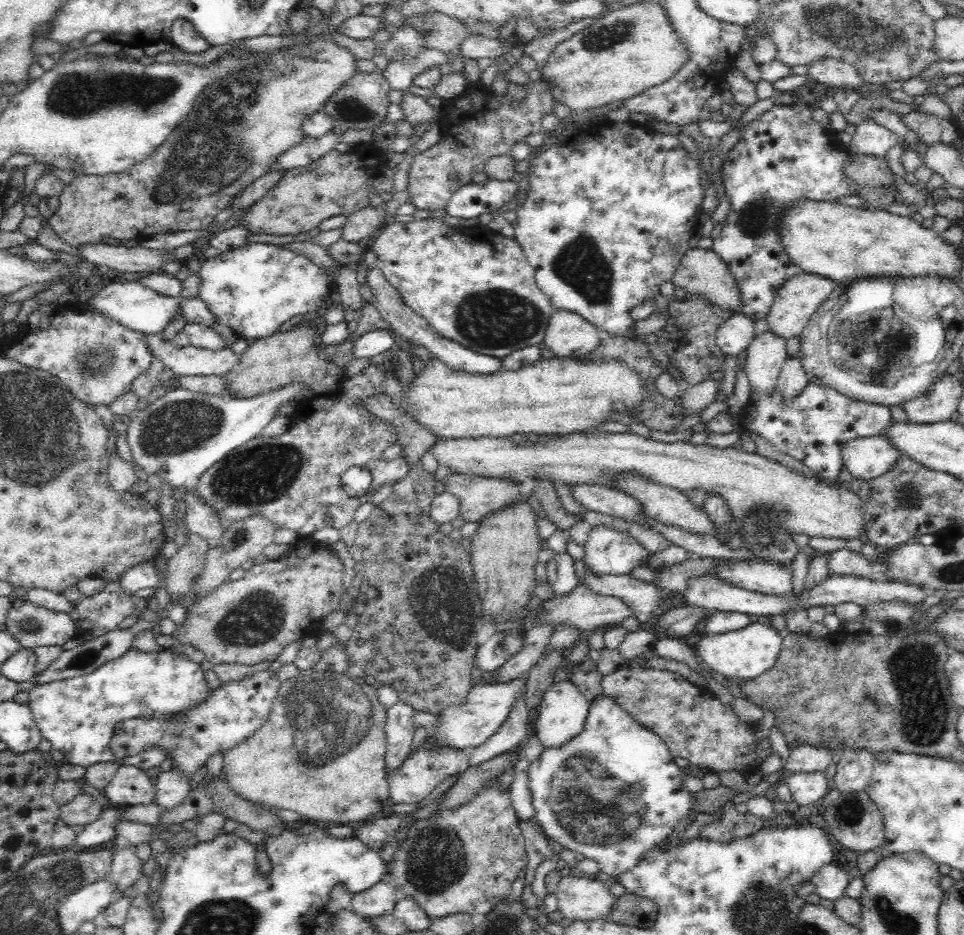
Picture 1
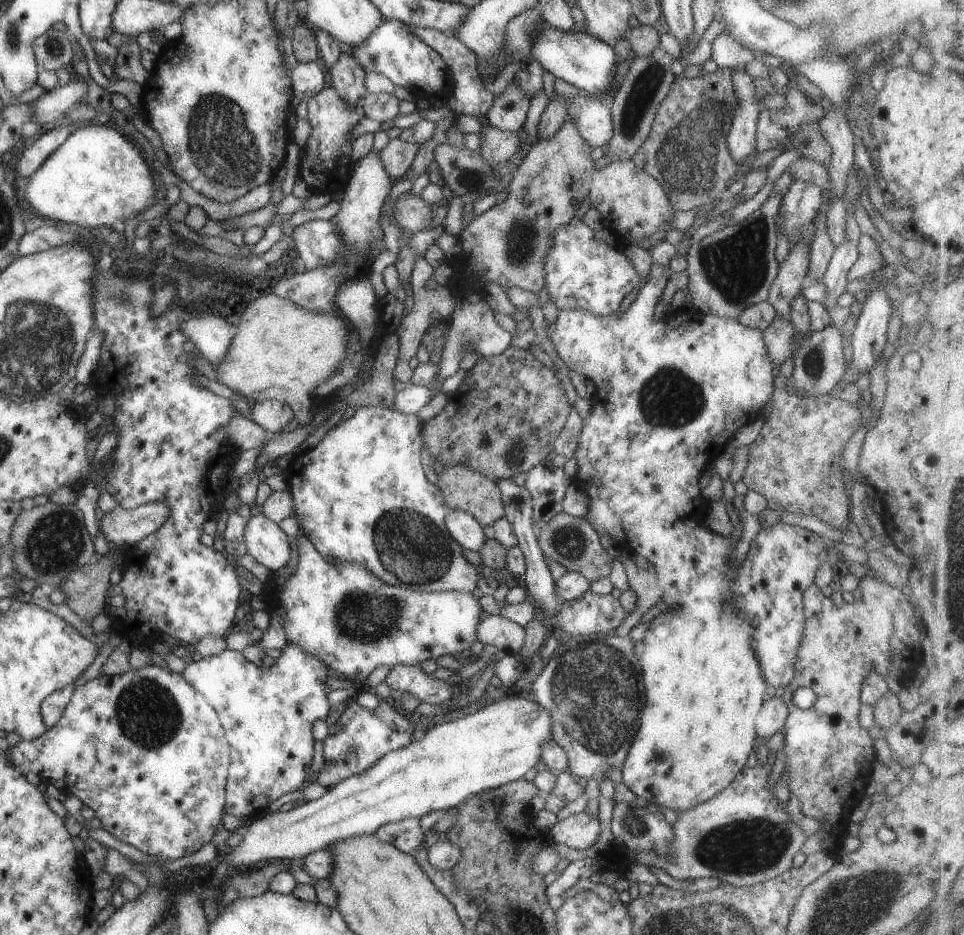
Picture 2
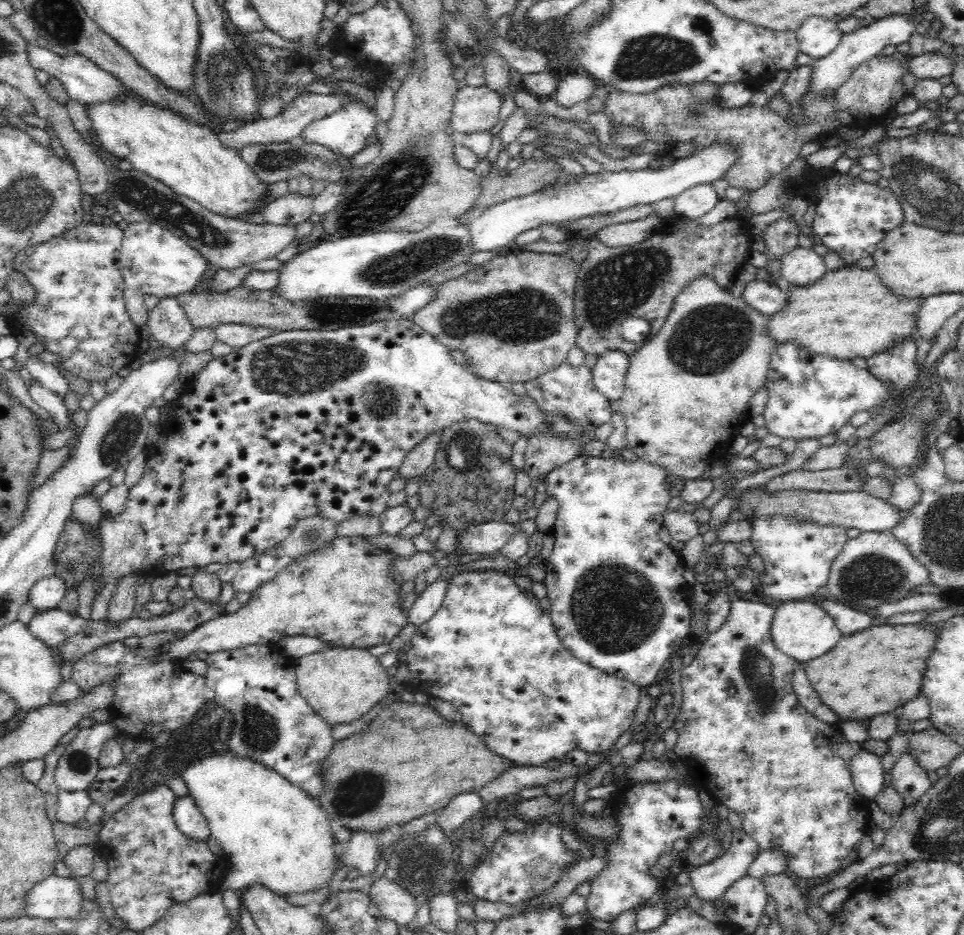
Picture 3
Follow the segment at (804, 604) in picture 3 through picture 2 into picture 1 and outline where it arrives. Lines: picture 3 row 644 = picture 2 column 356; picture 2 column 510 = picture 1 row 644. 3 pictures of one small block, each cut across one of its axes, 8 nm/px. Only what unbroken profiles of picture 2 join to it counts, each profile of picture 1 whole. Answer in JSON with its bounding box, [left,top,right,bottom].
[693,620,782,682]

